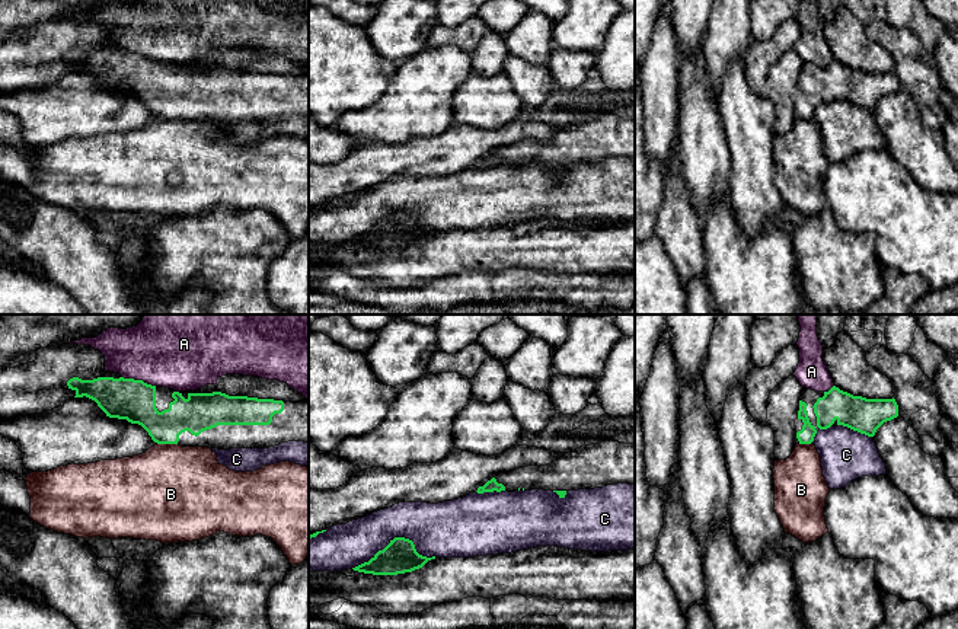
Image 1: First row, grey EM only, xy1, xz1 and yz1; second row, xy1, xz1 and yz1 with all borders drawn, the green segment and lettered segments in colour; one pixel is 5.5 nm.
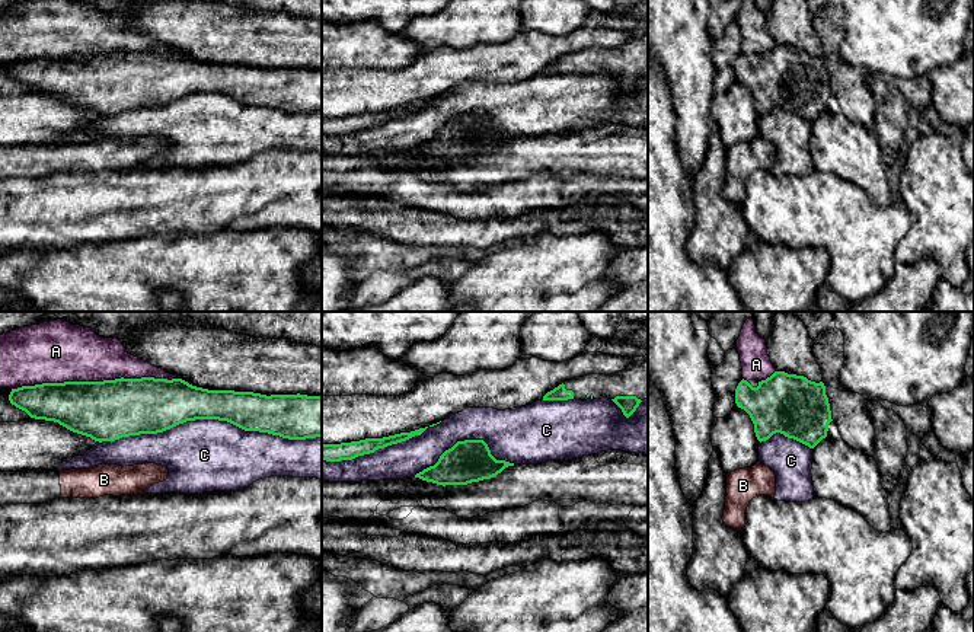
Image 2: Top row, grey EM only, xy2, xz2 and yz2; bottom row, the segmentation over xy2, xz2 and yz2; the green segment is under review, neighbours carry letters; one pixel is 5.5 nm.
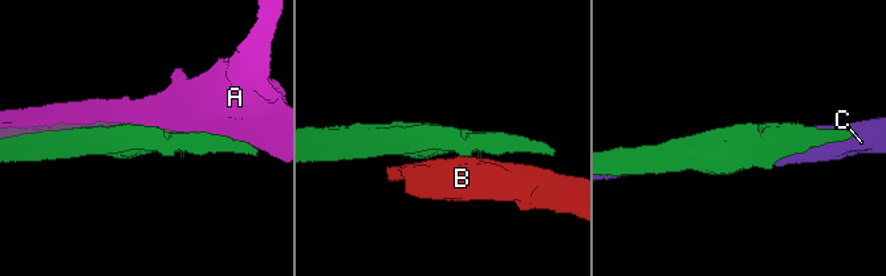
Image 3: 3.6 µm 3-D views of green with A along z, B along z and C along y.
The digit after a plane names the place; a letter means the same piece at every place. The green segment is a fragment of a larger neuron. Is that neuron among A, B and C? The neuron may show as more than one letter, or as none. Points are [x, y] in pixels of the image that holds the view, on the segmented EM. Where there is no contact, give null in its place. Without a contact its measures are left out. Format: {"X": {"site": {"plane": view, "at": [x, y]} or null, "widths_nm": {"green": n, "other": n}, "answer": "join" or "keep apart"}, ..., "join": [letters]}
{"A": {"site": {"plane": "xy2", "at": [95, 382]}, "widths_nm": {"green": 340, "other": 320}, "answer": "keep apart"}, "B": {"site": {"plane": "xy1", "at": [168, 443]}, "widths_nm": {"green": 200, "other": 480}, "answer": "keep apart"}, "C": {"site": {"plane": "xy2", "at": [210, 418]}, "widths_nm": {"green": 260, "other": 400}, "answer": "keep apart"}, "join": []}

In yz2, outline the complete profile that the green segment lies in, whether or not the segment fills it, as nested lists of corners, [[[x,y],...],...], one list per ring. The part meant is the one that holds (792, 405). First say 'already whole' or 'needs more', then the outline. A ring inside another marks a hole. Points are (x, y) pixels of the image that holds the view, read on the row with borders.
already whole | [[[775,371],[757,387],[743,379],[735,403],[750,415],[760,443],[780,432],[814,449],[833,421],[824,383],[785,371]]]

